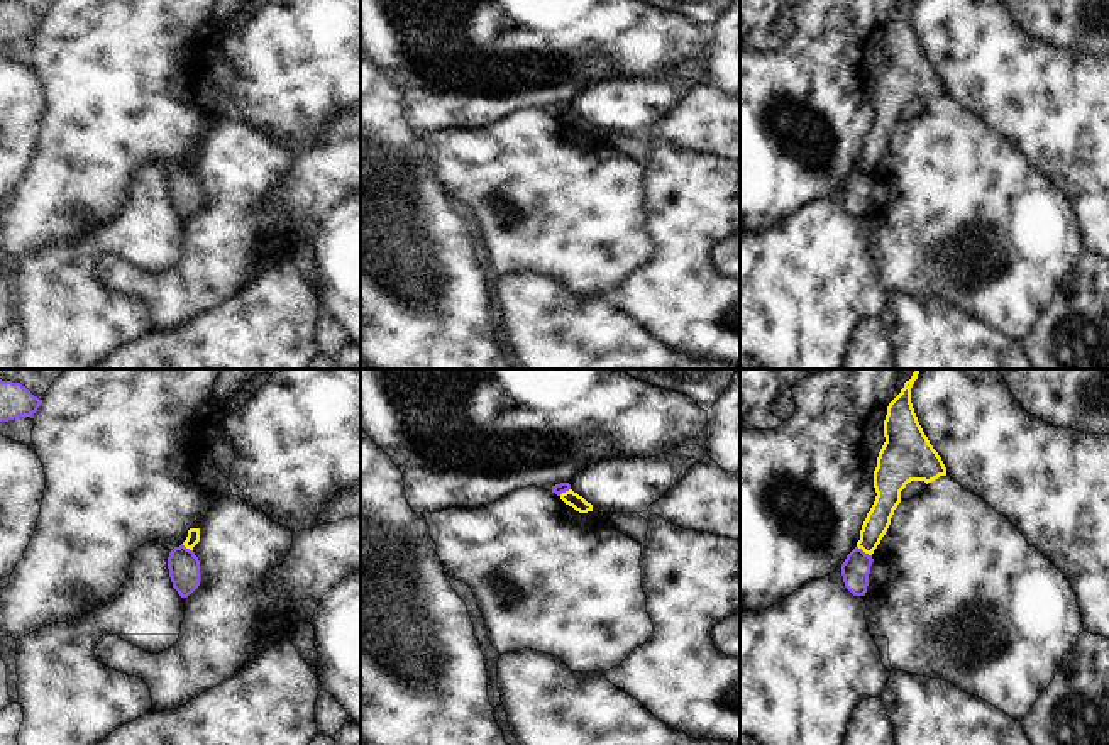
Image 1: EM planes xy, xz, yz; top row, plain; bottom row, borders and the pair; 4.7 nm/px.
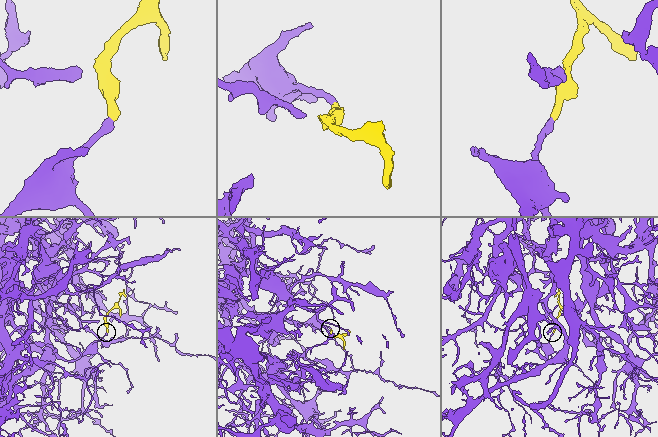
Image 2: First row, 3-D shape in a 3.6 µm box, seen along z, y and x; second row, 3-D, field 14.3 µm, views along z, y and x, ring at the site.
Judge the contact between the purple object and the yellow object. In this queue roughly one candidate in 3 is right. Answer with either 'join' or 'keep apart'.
keep apart

